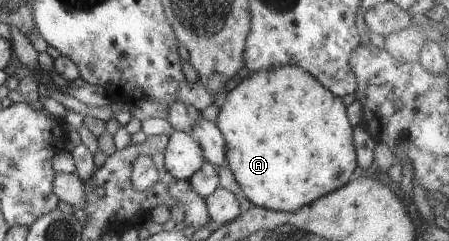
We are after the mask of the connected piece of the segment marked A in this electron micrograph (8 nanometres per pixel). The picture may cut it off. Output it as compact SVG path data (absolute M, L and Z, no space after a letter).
M282 65L274 68L267 68L256 71L253 75L243 78L241 82L225 94L221 103L218 103L220 112L214 122L221 130L226 143L226 161L231 173L235 176L237 183L239 183L243 197L249 199L251 204L267 208L268 210L294 212L300 207L306 206L308 203L313 203L316 199L343 187L349 183L355 167L356 151L354 148L353 130L346 114L346 107L343 104L343 98L331 93L329 89L323 87L314 75L307 73L304 69L294 65Z

